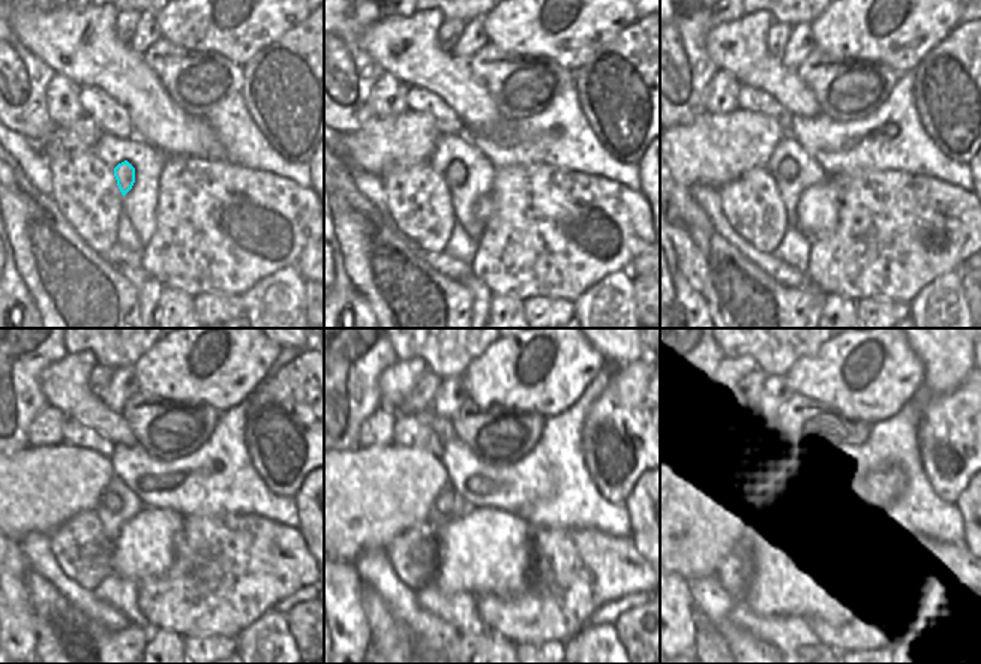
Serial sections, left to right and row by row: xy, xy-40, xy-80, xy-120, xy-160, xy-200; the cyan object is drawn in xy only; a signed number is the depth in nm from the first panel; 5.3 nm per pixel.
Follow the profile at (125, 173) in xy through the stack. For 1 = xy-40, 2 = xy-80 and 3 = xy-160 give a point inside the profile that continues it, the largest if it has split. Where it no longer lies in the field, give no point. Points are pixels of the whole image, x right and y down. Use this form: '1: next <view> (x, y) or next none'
1: next xy-40 (455, 174)
2: next xy-80 (788, 168)
3: next xy-160 (443, 505)

